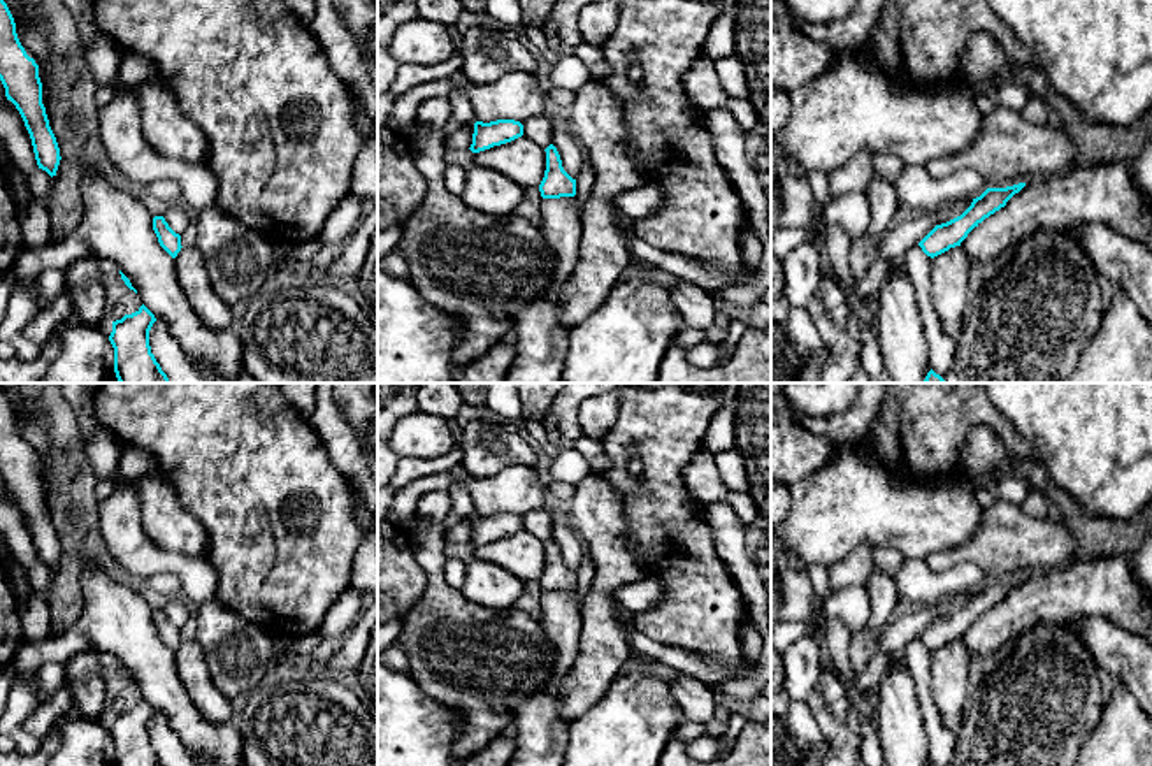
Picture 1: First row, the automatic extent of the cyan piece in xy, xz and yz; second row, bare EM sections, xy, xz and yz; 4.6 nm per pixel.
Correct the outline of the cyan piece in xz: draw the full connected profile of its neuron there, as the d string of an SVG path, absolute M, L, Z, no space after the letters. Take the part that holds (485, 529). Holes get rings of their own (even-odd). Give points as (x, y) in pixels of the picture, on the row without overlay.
M497 513L490 517L476 515L471 545L479 546L493 539L511 536L523 529L523 518L515 513Z

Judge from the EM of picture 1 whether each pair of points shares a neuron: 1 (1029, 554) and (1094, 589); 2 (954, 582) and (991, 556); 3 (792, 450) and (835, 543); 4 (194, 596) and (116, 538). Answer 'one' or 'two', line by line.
1: two
2: two
3: two
4: one

